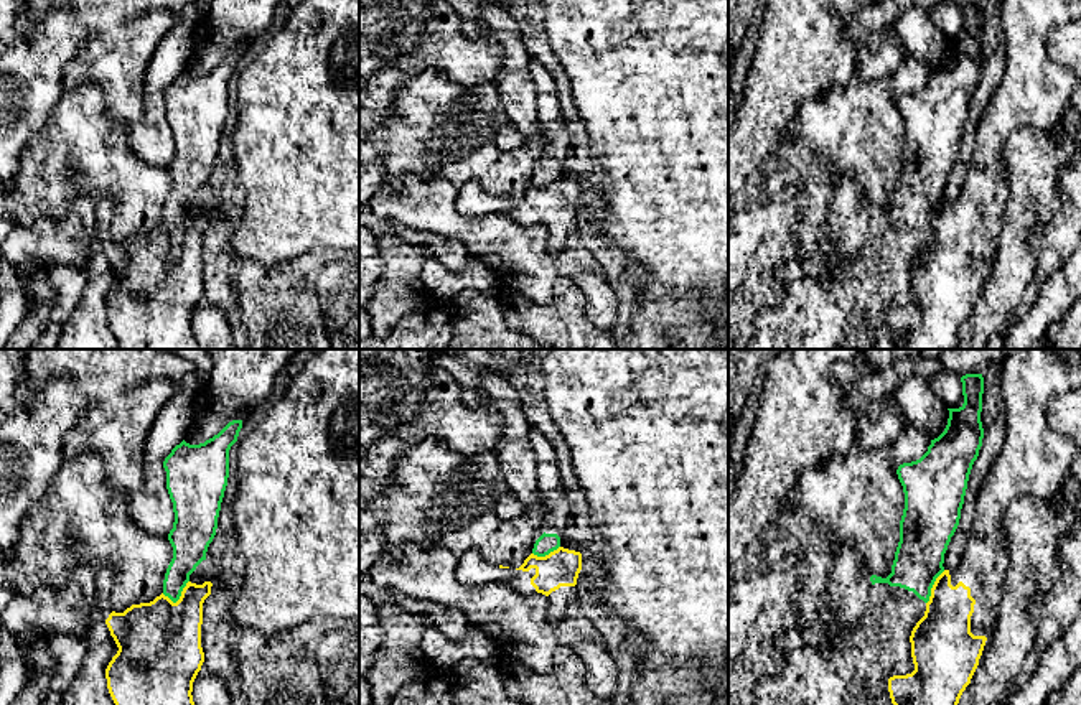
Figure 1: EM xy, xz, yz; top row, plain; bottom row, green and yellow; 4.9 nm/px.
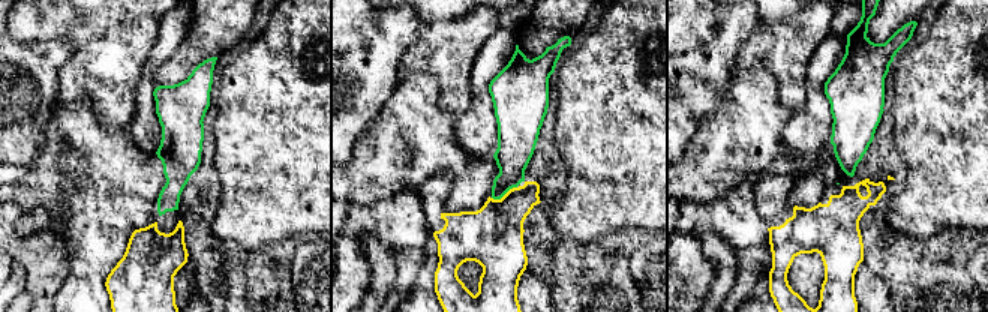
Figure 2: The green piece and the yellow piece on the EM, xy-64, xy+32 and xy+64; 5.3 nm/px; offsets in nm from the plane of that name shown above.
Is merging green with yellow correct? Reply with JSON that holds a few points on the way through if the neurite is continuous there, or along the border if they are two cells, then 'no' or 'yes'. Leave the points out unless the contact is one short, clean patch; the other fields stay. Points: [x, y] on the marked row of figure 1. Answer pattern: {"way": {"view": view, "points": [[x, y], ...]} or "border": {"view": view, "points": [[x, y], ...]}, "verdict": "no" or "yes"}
{"border": {"view": "xy", "points": [[188, 580], [175, 602], [162, 593]]}, "verdict": "no"}

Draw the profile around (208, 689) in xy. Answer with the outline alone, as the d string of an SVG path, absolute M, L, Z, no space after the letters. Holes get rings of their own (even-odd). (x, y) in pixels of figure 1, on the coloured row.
M208 669L198 672L191 695L194 705L232 705L226 684Z

